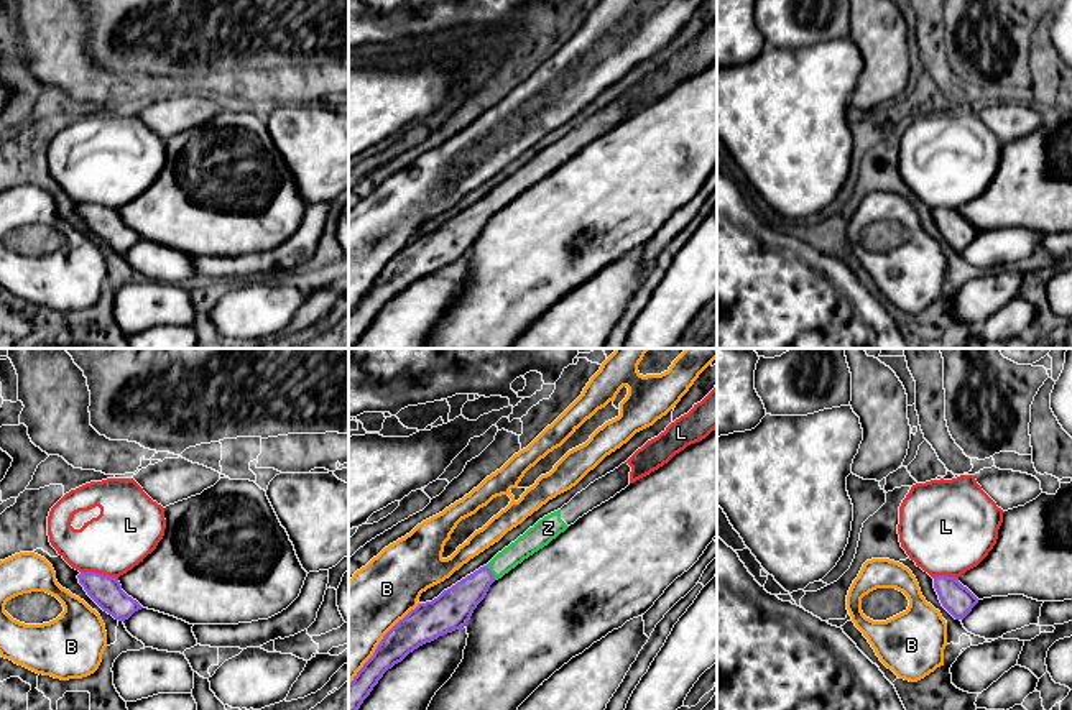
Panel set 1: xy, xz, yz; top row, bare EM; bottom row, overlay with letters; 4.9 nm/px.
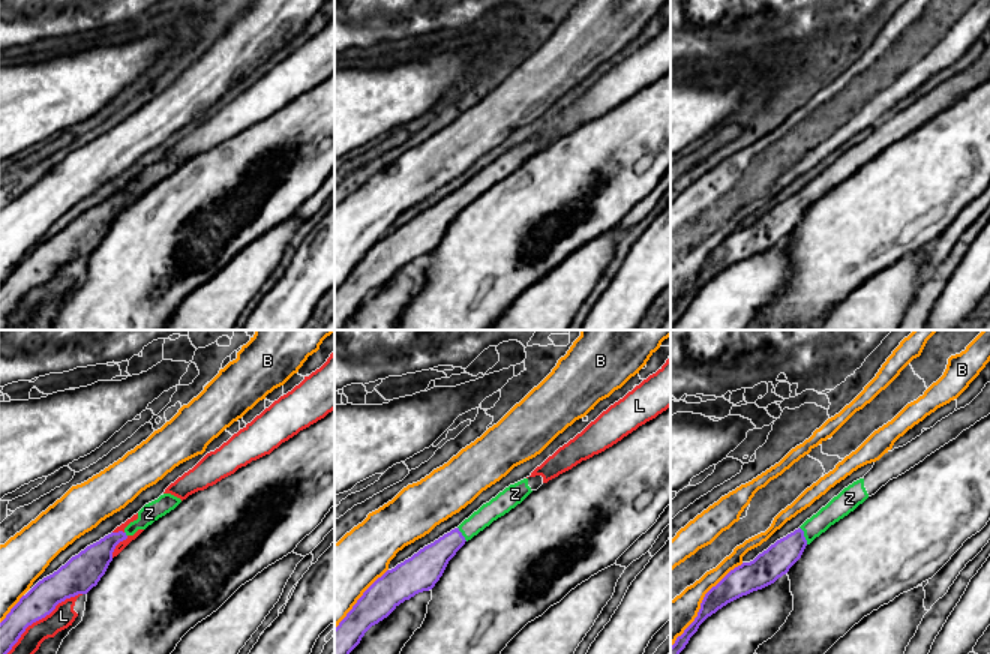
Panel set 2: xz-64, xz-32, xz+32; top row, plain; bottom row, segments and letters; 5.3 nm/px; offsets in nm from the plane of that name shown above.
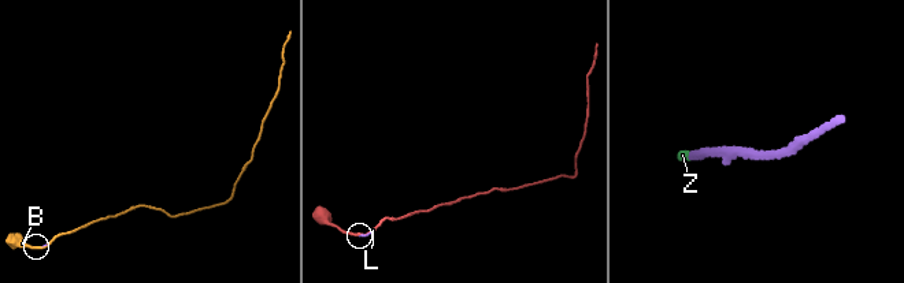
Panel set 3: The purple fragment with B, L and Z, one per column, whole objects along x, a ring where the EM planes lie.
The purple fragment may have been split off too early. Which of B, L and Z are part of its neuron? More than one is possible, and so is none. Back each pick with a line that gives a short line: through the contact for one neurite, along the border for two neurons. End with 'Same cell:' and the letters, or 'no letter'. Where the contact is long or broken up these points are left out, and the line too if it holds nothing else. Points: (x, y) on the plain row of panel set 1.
Z: line xz (454, 239), (490, 204), (530, 175)
Same cell: Z

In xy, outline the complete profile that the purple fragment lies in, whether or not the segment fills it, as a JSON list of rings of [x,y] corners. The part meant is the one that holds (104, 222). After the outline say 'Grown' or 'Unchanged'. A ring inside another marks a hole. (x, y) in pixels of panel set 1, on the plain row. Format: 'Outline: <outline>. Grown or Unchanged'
Outline: [[[81,204],[77,207],[79,215],[87,227],[109,247],[118,253],[128,251],[135,243],[143,238],[128,228],[115,209],[109,209],[97,204]]]. Unchanged

